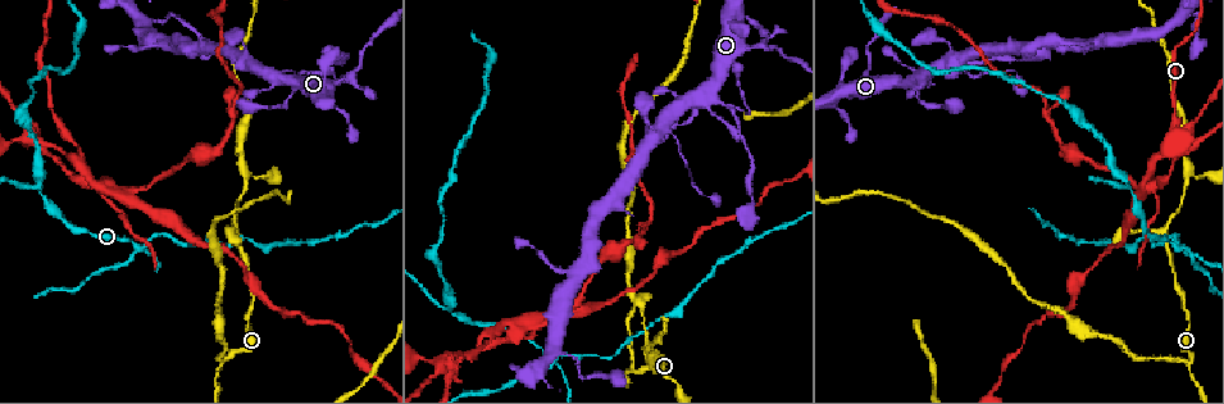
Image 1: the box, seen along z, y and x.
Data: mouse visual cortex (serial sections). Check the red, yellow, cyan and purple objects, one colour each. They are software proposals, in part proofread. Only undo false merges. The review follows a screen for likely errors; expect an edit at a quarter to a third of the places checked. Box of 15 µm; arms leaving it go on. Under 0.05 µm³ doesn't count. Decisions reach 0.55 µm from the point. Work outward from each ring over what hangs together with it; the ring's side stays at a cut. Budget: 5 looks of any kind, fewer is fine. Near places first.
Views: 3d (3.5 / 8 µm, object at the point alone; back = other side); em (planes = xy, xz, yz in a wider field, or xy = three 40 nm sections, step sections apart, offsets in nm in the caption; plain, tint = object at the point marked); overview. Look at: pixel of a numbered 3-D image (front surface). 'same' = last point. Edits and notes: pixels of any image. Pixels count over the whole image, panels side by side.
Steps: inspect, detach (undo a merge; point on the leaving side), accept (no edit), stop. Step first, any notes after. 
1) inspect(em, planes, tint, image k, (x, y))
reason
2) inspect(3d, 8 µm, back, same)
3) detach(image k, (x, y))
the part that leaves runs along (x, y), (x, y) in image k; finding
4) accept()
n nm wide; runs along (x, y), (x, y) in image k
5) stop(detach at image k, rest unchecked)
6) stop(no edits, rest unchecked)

inspect(3d, 3.5 µm, image 1, (79, 151))
branch point

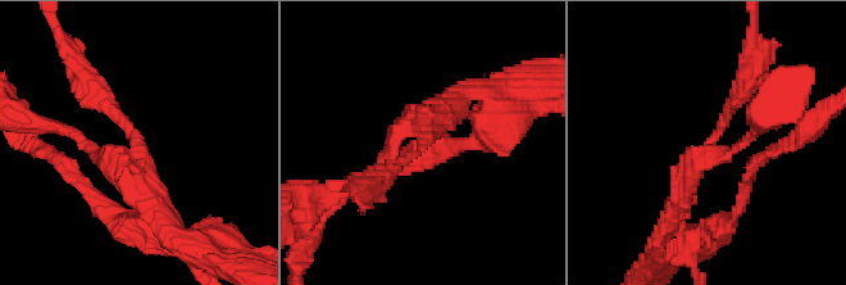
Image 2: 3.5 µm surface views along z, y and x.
inspect(em, xy, step 3, tint, image 2, (426, 139))
3 arms; arms of 150, 200, 300 nm

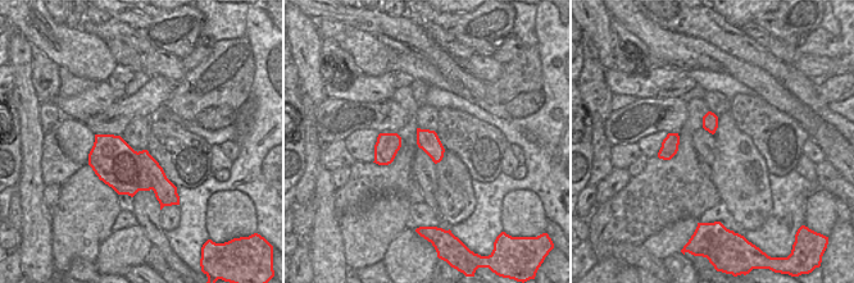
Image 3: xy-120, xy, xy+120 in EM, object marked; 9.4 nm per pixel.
detach(image 2, (522, 109))
a second cell is stuck on

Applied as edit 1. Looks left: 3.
inspect(3d, 3.5 µm, image 1, (170, 15))

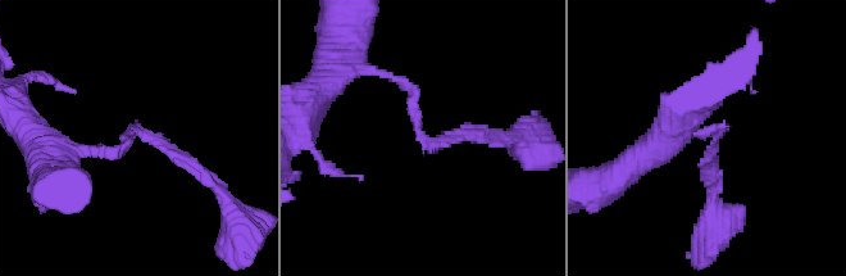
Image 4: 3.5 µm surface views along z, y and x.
inspect(em, xy, step 3, tint, image 4, (135, 132))
arms of 150, 150 nm

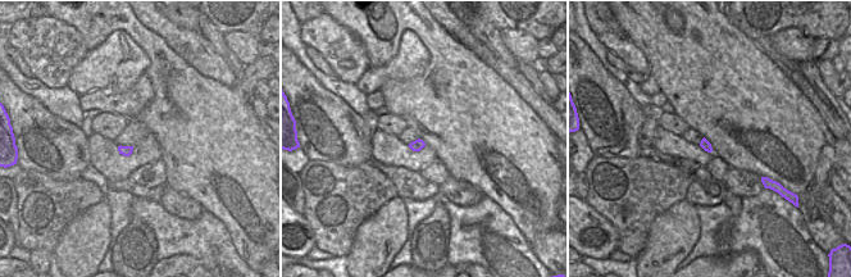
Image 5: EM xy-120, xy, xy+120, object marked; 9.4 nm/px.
accept()
runs along (98, 152), (148, 132), (208, 180) in image 4; one cell here

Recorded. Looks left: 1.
stop(detach at image 2, rest unchecked)

